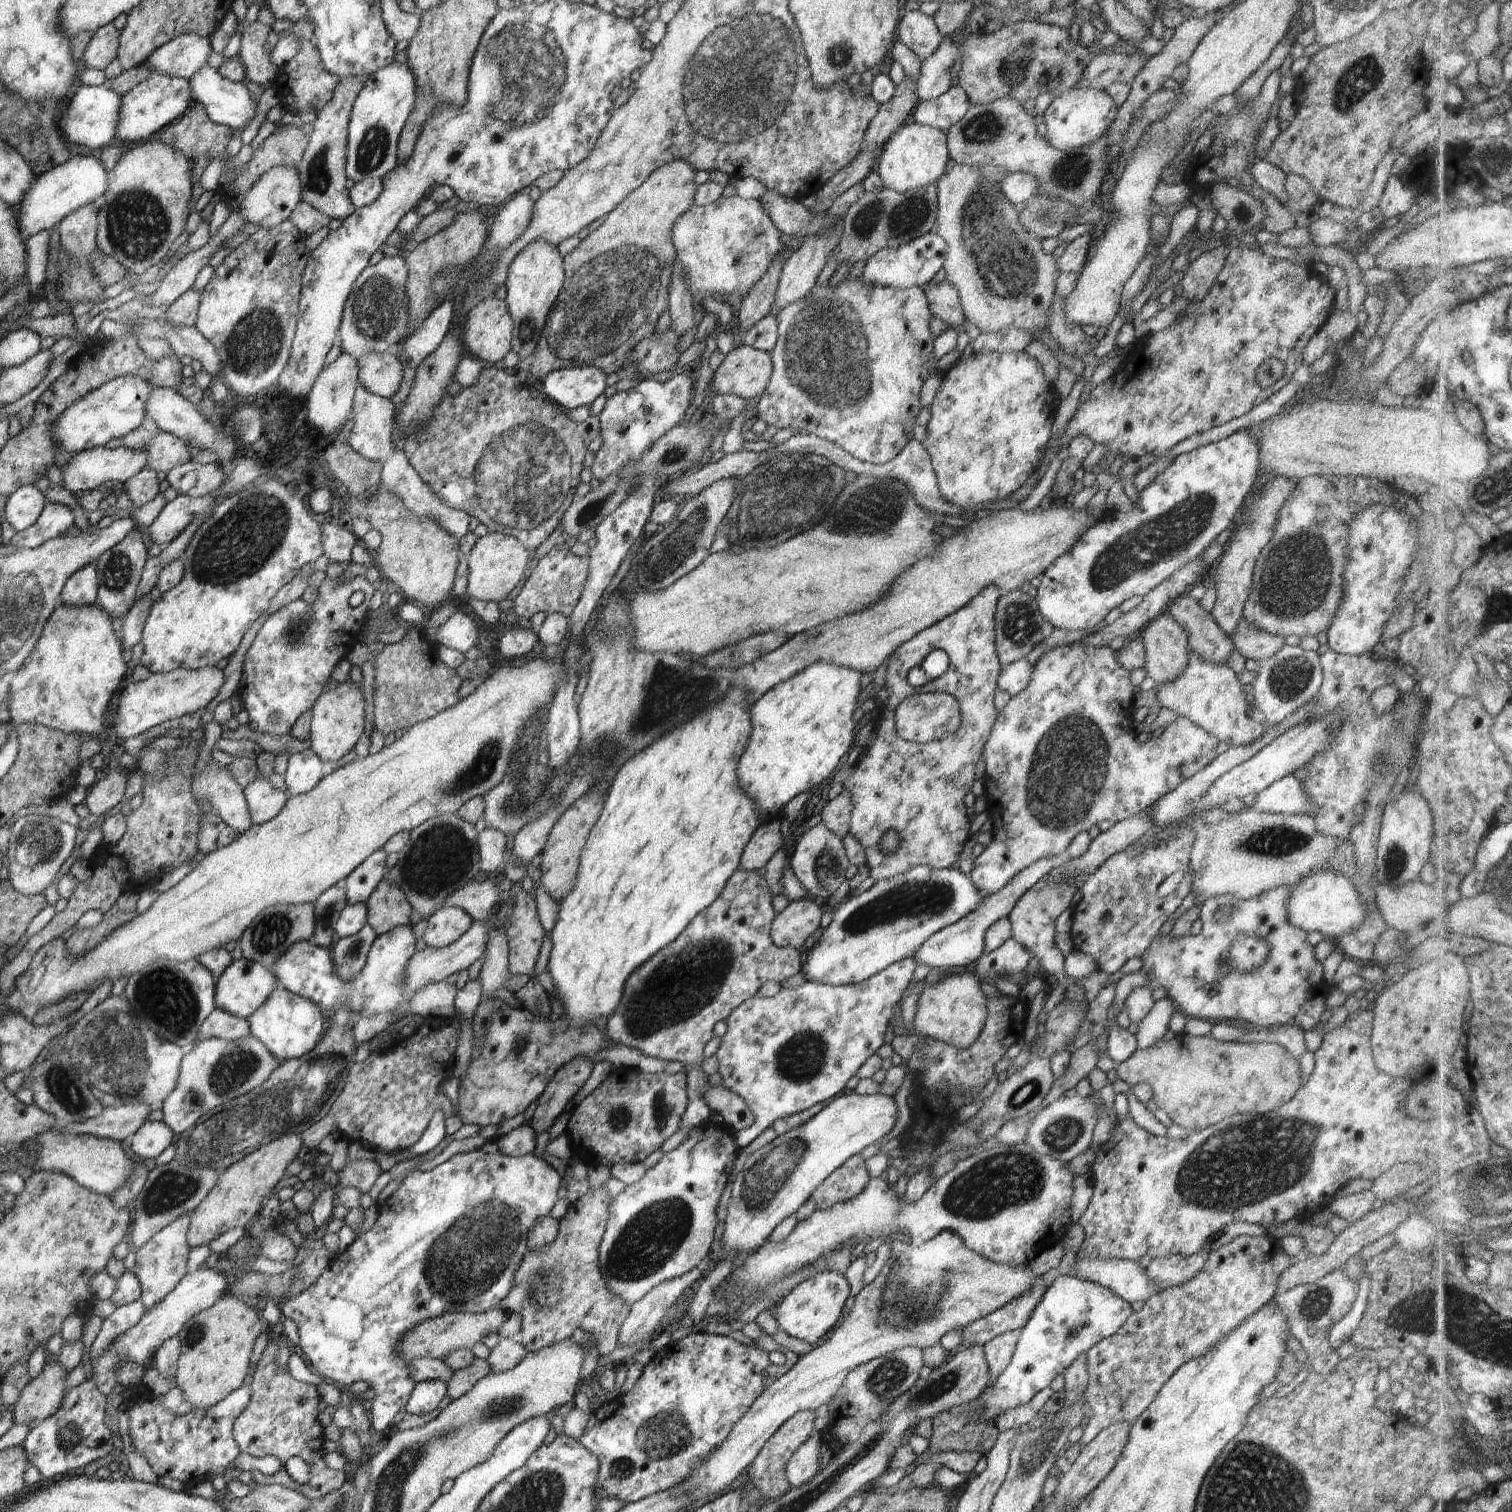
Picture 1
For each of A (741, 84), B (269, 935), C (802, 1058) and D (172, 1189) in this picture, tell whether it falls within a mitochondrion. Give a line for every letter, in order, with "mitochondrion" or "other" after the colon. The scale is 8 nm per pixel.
A: mitochondrion
B: mitochondrion
C: mitochondrion
D: mitochondrion

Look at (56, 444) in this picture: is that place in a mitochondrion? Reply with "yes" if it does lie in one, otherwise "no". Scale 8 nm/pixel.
no

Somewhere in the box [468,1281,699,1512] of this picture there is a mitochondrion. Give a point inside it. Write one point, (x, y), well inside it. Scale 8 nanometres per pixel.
(666, 1433)

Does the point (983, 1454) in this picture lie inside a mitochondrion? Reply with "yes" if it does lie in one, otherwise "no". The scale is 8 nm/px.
no

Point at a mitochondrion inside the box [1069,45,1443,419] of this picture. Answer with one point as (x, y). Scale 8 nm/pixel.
(1364, 76)

